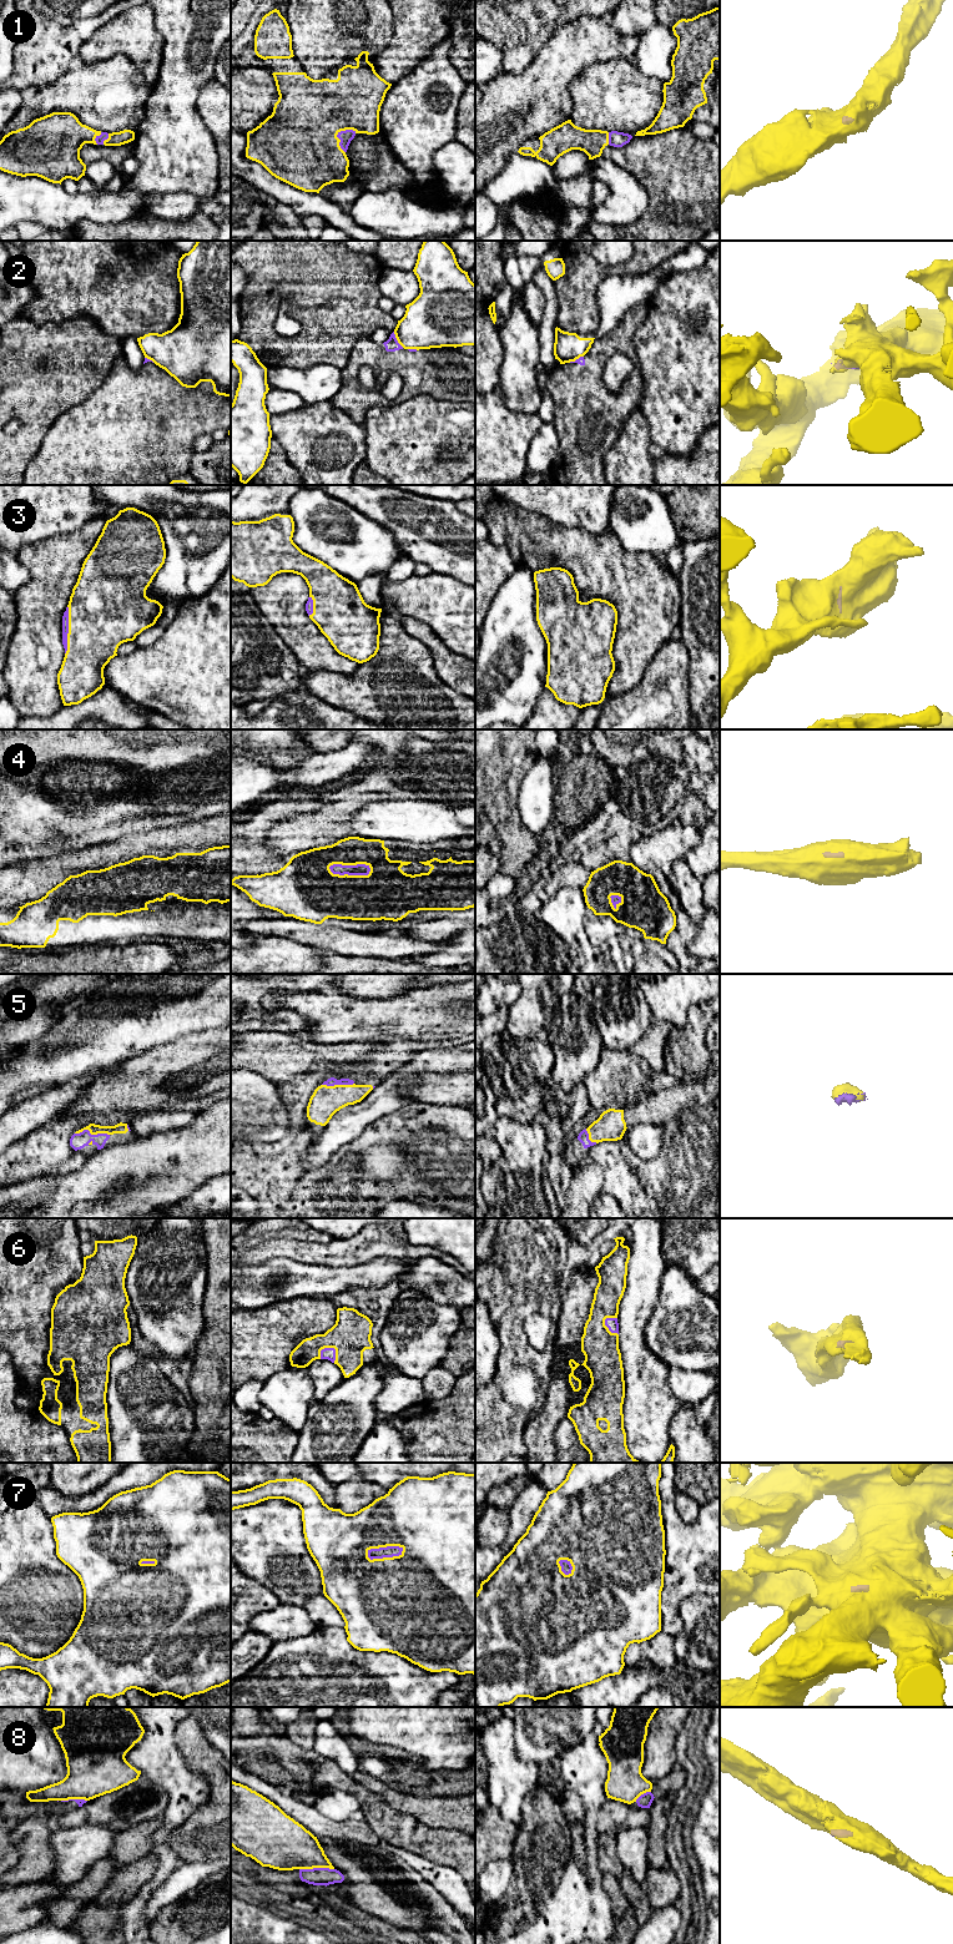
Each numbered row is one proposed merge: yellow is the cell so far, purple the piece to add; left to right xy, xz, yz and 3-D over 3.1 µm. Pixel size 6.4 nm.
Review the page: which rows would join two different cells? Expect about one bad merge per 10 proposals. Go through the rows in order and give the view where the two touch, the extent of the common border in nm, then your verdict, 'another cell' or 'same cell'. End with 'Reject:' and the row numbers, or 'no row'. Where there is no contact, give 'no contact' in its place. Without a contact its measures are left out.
1: xz | 170 nm | same cell
2: xz | 120 nm | another cell
3: xy | 320 nm | same cell
4: xz | 280 nm | same cell
5: xy | 220 nm | same cell
6: xz | 130 nm | same cell
7: xz | 240 nm | same cell
8: xz | 220 nm | another cell
Reject: 2, 8

